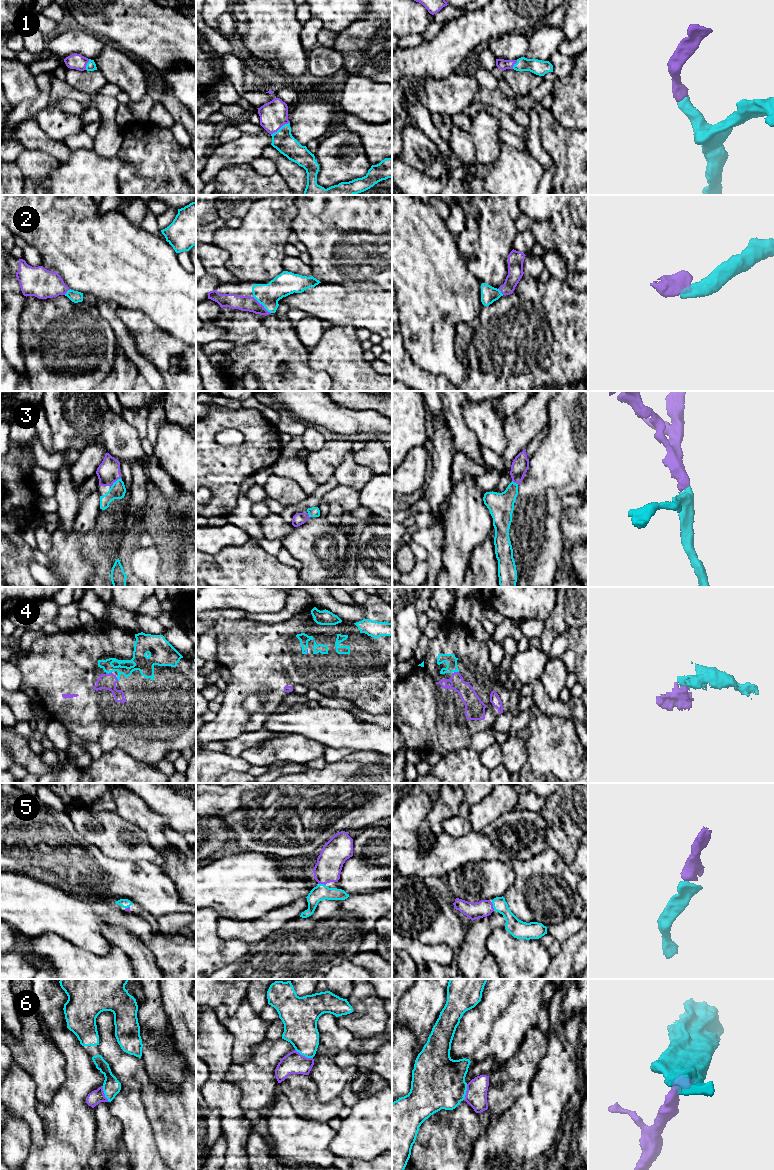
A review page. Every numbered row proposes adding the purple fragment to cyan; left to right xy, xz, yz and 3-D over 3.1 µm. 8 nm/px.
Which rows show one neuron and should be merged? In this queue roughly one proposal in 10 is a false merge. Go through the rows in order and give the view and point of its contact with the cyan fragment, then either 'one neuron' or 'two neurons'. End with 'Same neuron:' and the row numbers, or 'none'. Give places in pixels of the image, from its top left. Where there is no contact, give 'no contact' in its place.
1: contact xz (281, 127); one neuron
2: contact xz (262, 304); one neuron
3: contact xy (116, 481); one neuron
4: contact xy (108, 673); one neuron
5: contact yz (493, 906); one neuron
6: contact xz (304, 1055); one neuron
Same neuron: 1, 2, 3, 4, 5, 6

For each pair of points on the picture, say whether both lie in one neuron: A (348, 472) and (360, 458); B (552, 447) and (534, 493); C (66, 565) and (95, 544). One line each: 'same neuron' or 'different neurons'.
A: different neurons
B: same neuron
C: different neurons

